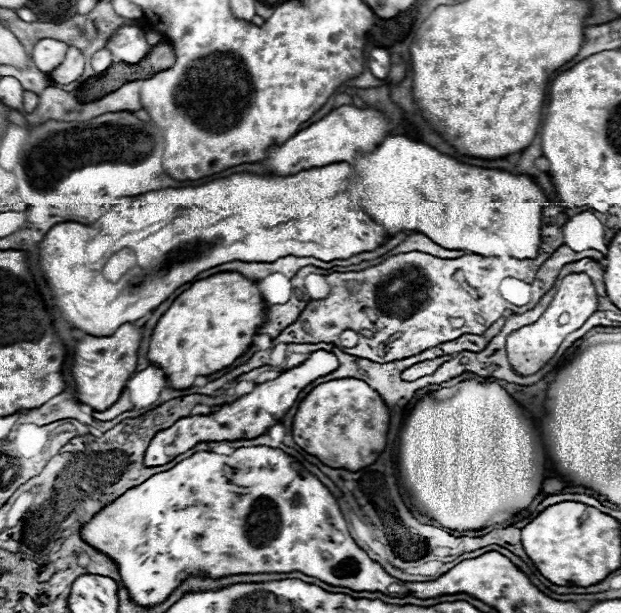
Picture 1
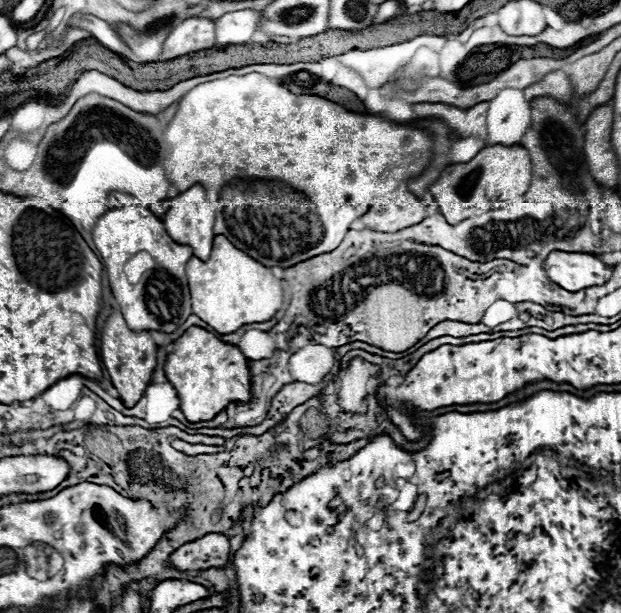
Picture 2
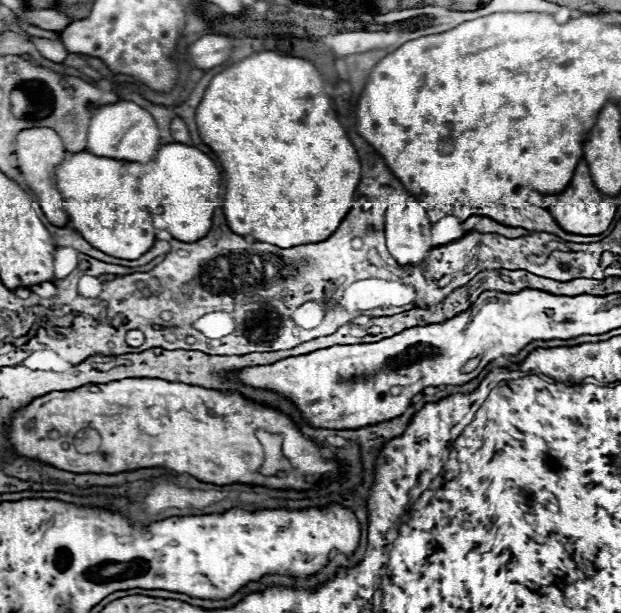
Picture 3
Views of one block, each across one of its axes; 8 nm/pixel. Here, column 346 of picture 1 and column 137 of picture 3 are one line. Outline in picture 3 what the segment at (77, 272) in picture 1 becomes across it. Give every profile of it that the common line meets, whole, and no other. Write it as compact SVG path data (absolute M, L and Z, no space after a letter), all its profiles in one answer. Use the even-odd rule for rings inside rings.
M76 152L56 166L56 188L64 200L70 226L108 256L136 260L156 242L152 218L136 194L140 174L142 166L136 162L120 162L90 152Z

